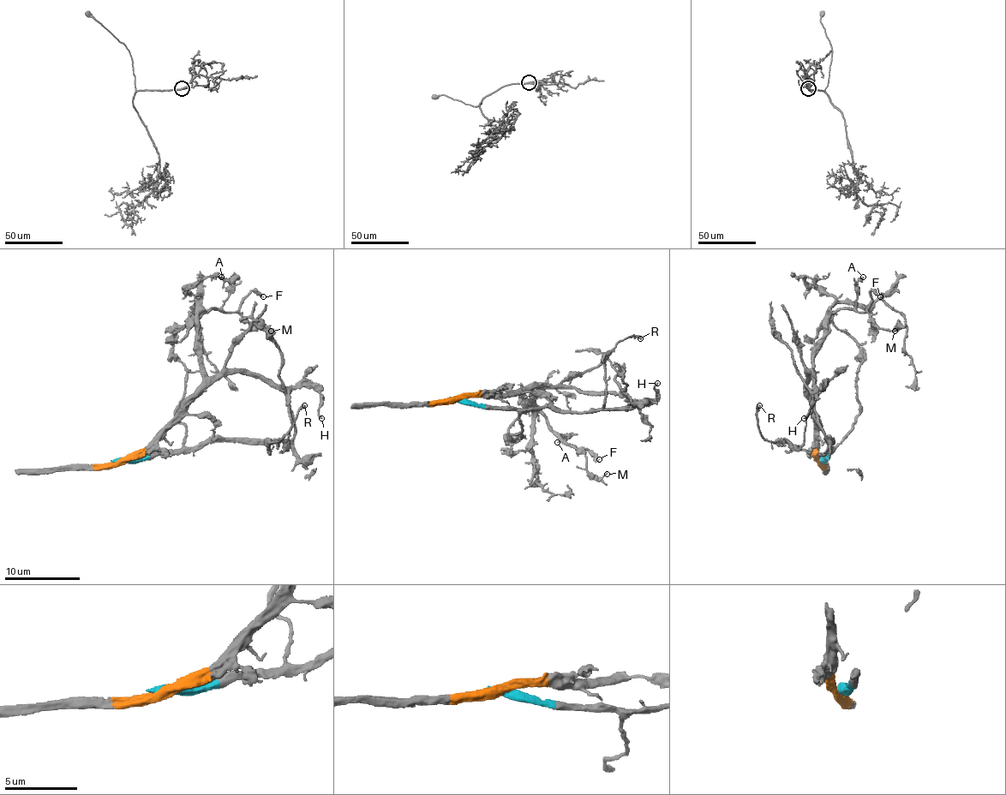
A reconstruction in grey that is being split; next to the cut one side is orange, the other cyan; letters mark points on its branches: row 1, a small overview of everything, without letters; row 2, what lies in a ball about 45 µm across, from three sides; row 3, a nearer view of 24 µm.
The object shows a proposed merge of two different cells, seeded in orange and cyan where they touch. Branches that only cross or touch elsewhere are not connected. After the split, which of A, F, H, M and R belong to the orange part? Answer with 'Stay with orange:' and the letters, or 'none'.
Stay with orange: A, F, H, M

